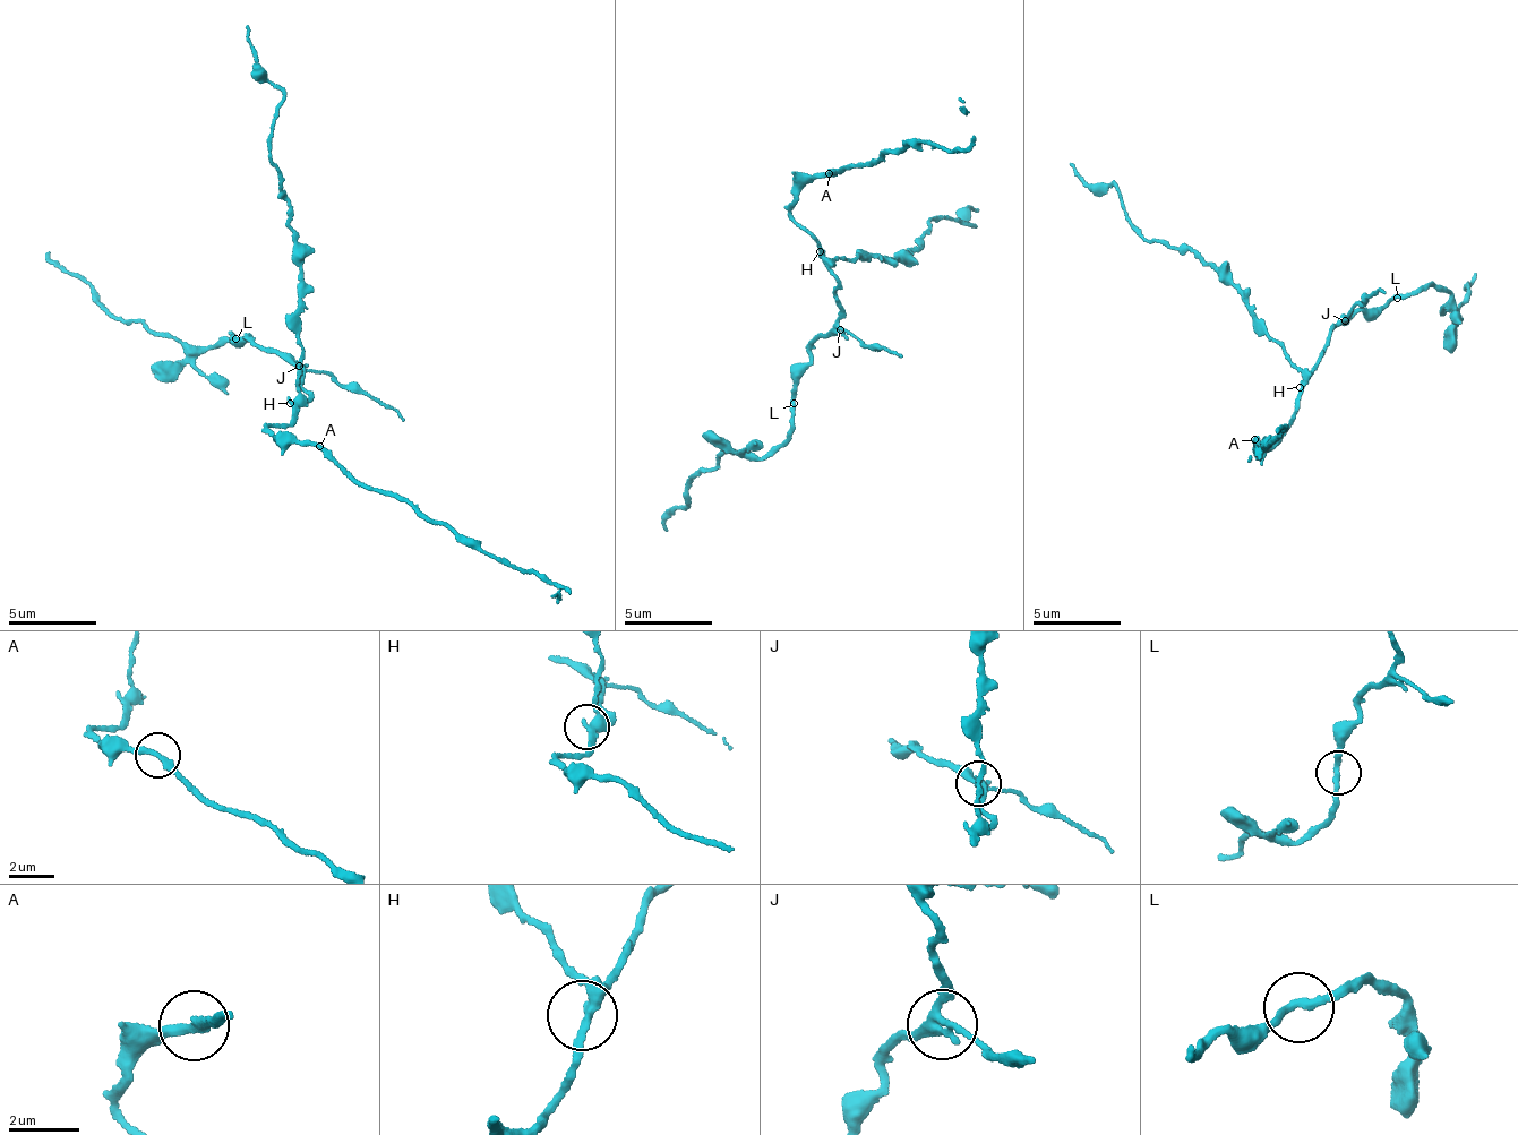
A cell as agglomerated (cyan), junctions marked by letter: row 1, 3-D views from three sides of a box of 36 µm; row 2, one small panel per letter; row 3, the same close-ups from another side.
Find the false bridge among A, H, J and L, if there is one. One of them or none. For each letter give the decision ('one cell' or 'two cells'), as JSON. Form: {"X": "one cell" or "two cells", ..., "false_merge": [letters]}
{"A": "one cell", "H": "one cell", "J": "two cells", "L": "one cell", "false_merge": ["J"]}

